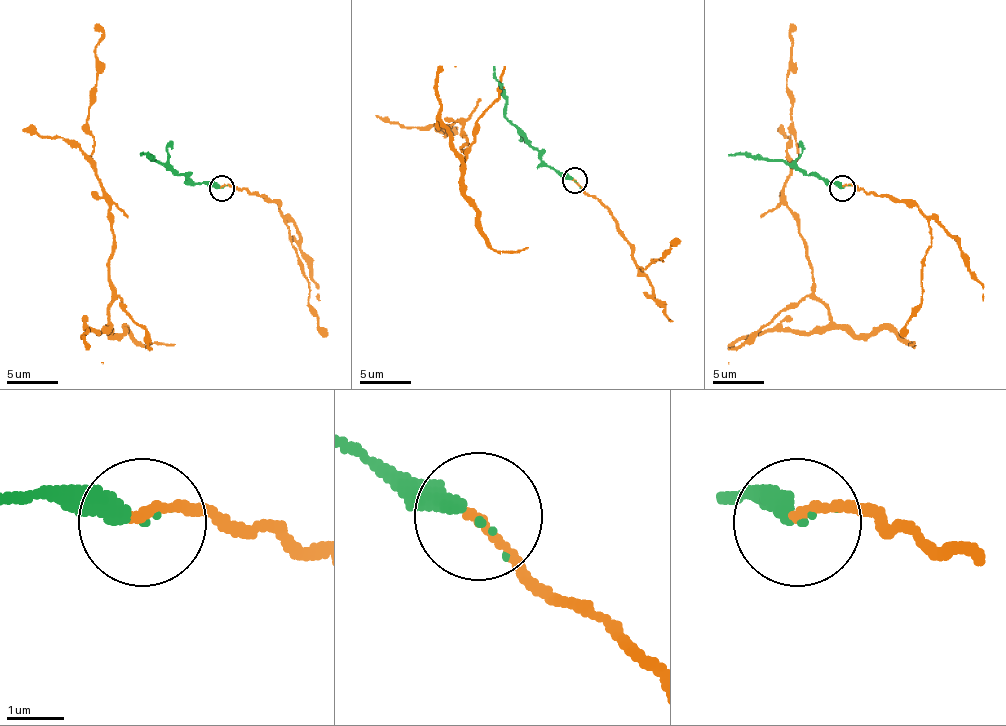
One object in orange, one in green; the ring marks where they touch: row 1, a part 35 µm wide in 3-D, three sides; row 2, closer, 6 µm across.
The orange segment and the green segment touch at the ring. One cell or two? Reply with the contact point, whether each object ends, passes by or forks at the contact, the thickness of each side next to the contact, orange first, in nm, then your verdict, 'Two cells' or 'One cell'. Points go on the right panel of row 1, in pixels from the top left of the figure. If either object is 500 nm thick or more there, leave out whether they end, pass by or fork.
Place: (842, 188). At the ring orange ends. At the ring green ends. Thickness 170 nm (orange) against 280 nm. One cell

